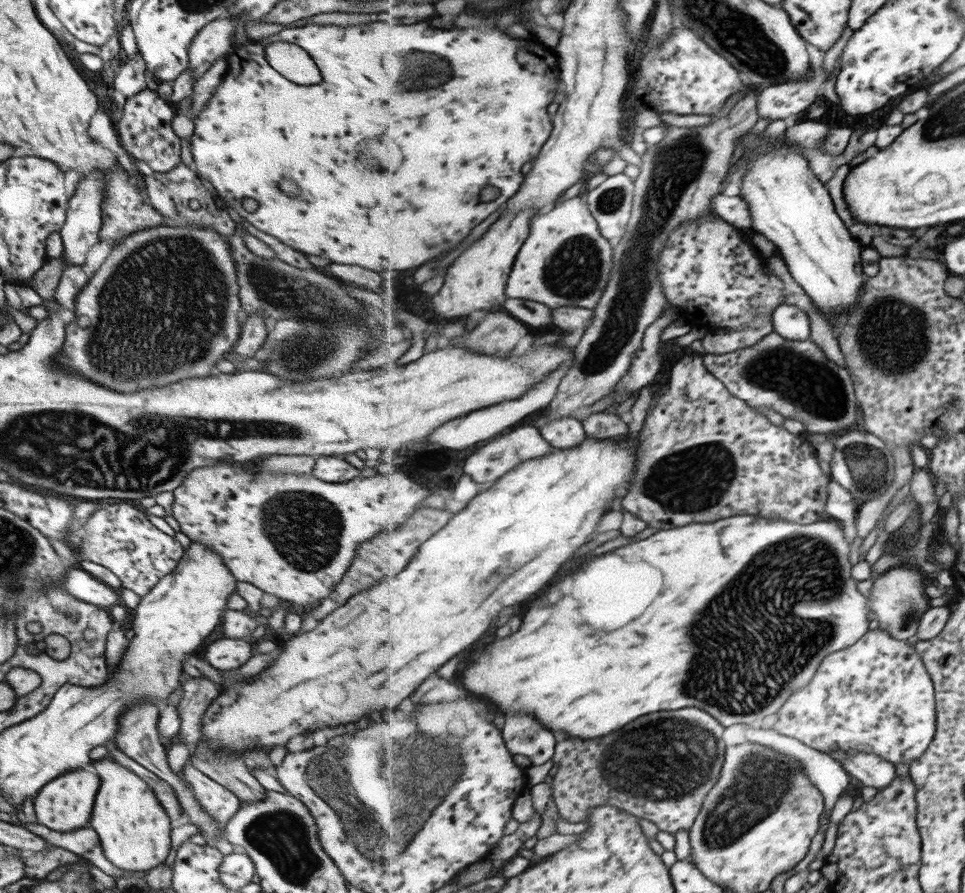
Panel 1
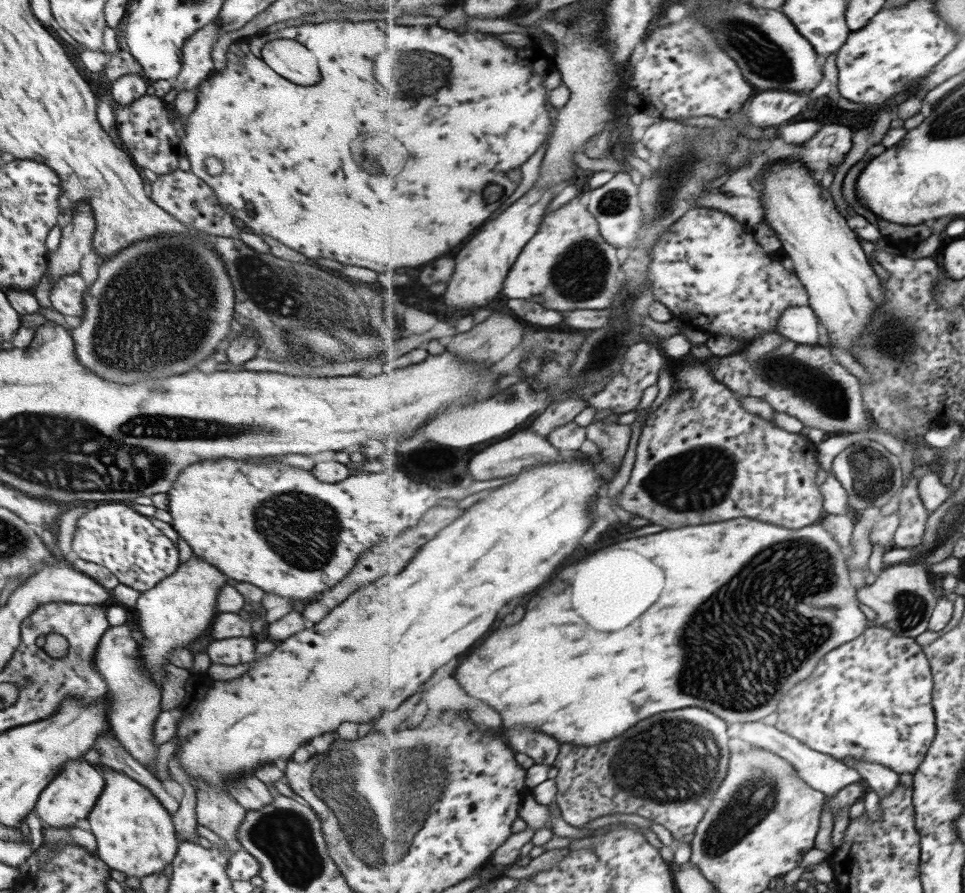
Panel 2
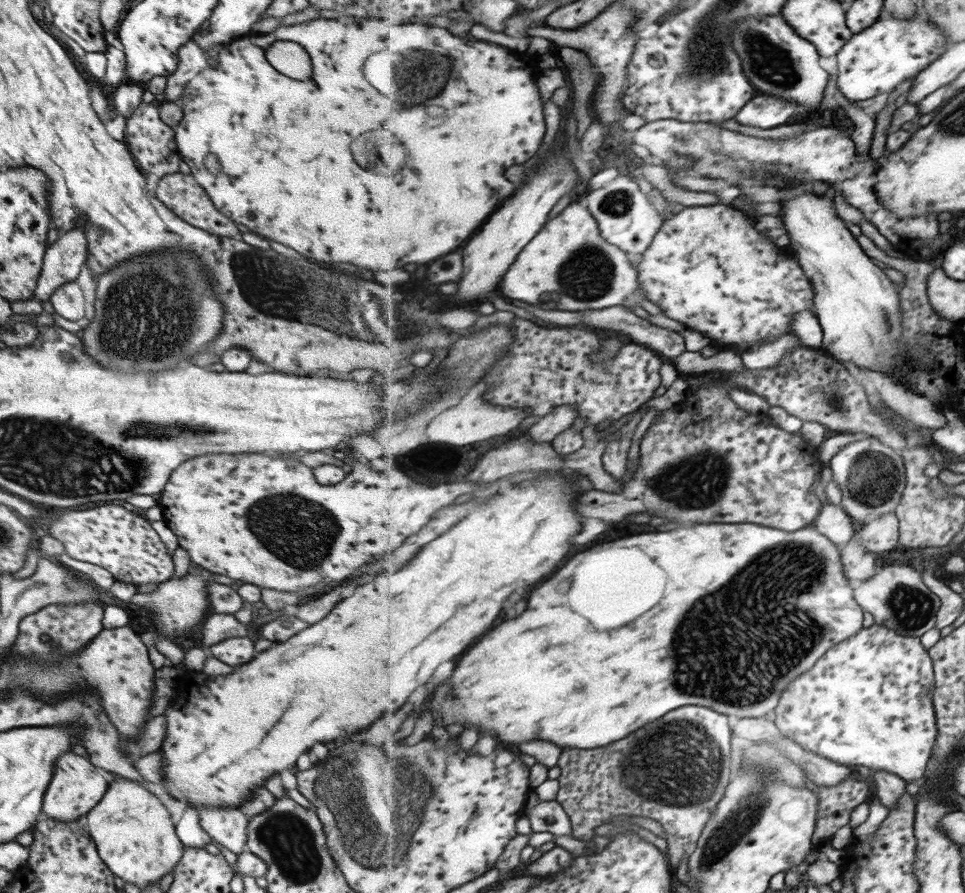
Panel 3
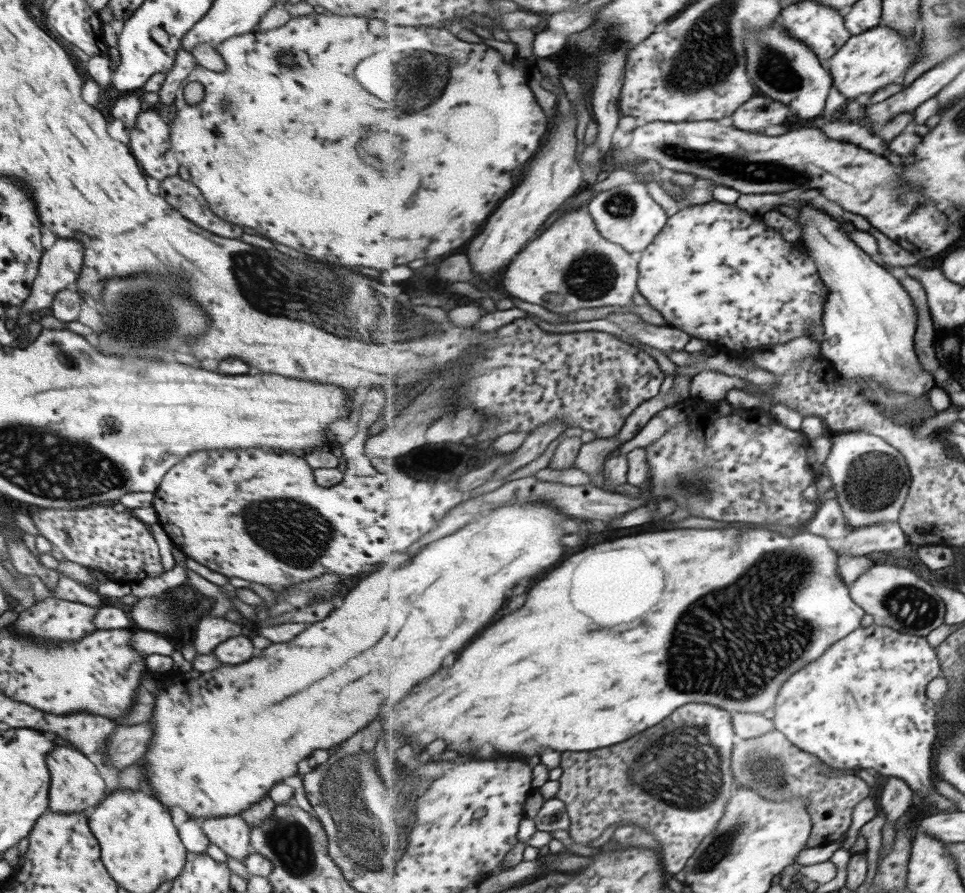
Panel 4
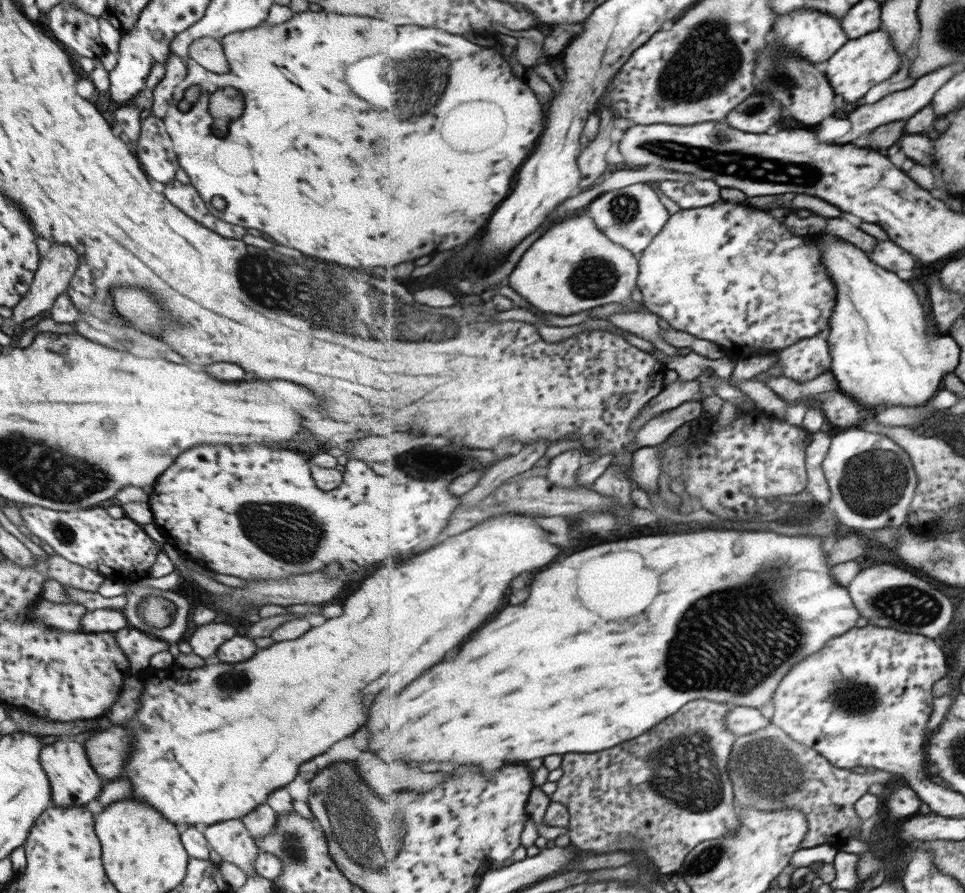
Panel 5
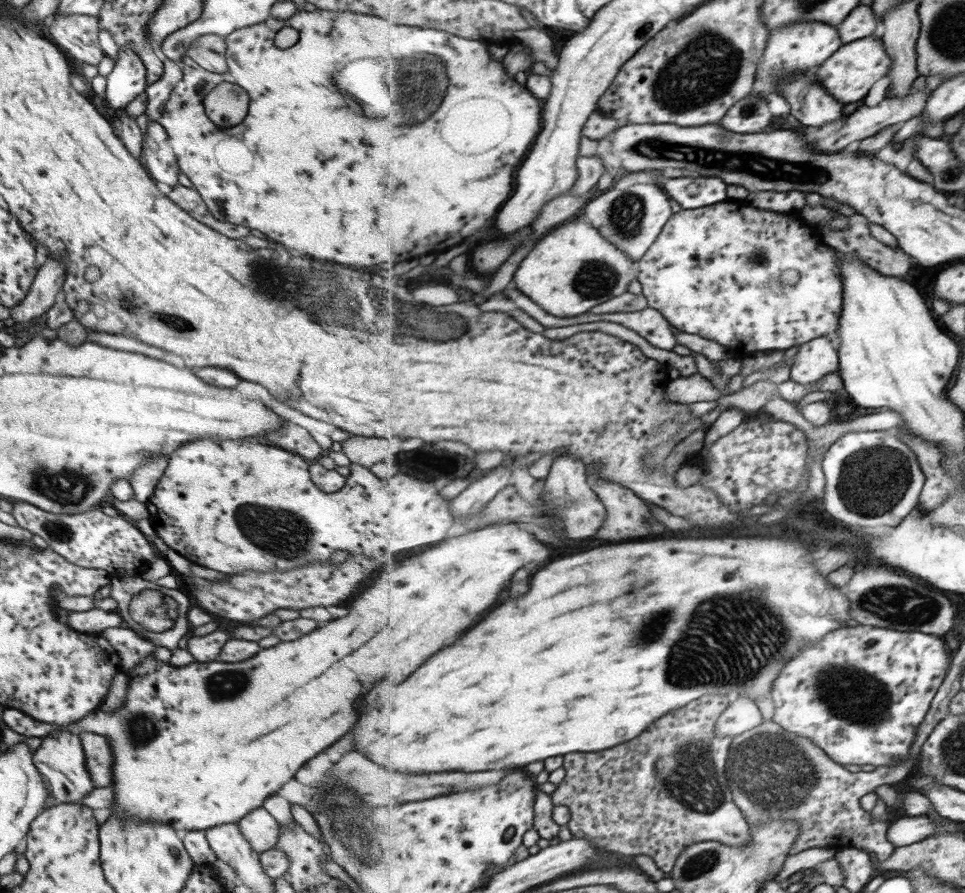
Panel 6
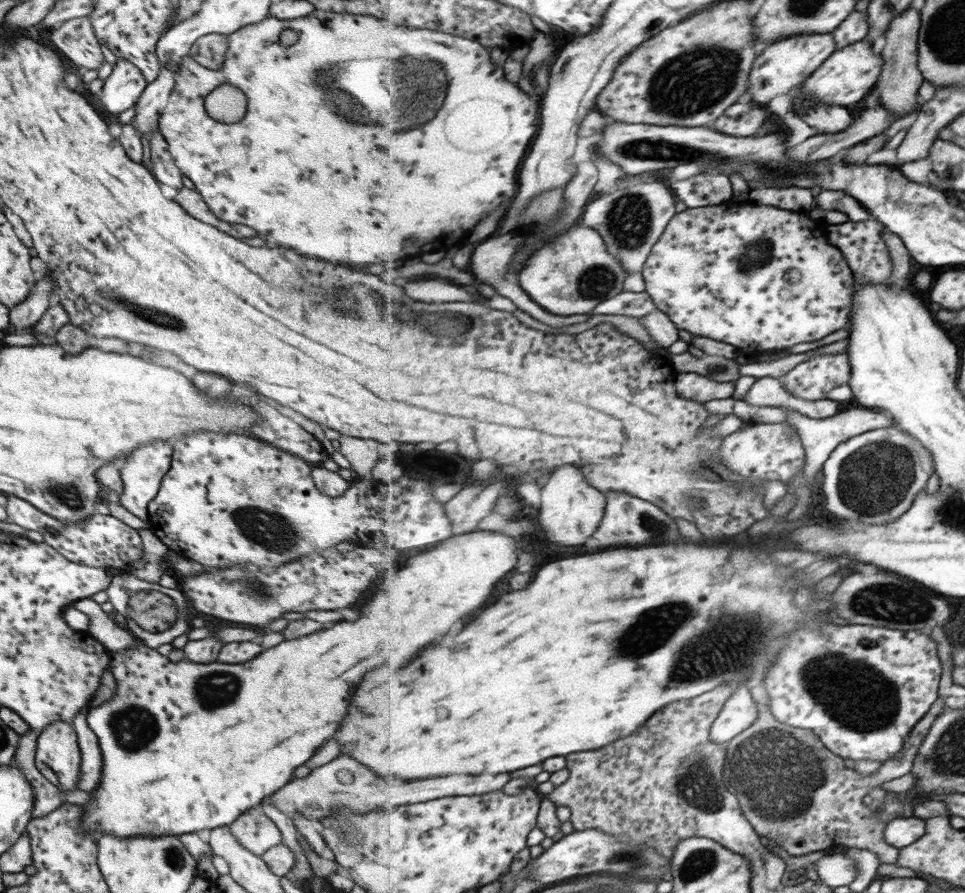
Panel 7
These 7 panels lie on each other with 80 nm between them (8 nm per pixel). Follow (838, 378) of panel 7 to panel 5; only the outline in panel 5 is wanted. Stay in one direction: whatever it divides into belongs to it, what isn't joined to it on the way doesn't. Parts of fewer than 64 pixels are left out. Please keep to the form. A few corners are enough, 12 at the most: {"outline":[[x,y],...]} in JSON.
{"outline":[[826,335],[775,353],[783,376],[799,383],[832,368]]}

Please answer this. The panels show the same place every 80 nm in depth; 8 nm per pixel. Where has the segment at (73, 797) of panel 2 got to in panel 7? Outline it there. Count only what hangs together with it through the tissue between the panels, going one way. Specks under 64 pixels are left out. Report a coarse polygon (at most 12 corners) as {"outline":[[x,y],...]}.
{"outline":[[70,724],[38,734],[34,765],[55,788],[75,790],[80,754]]}

